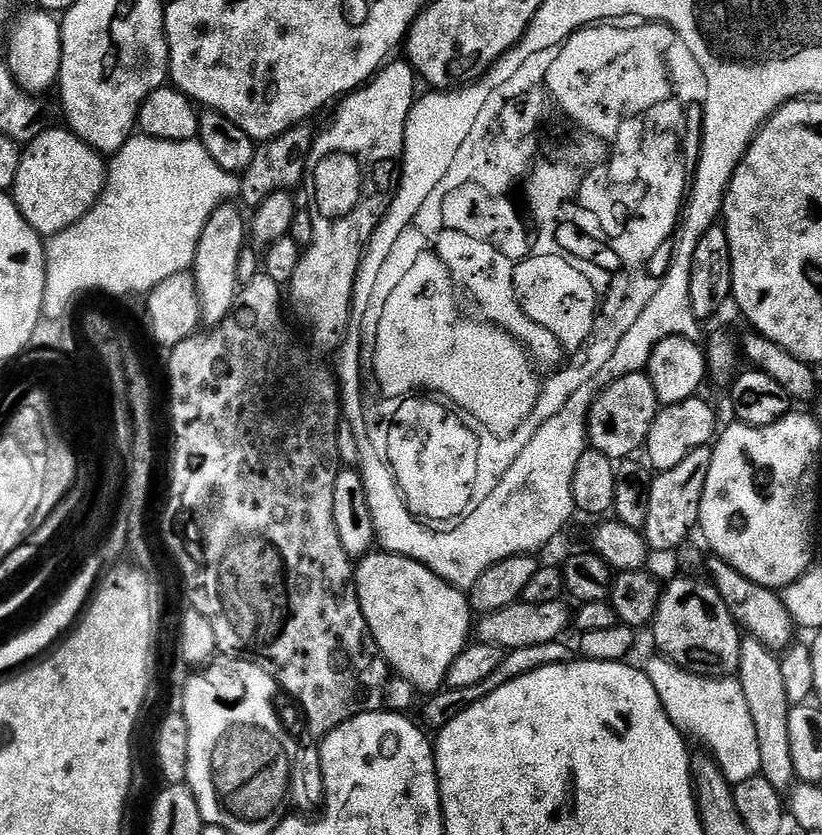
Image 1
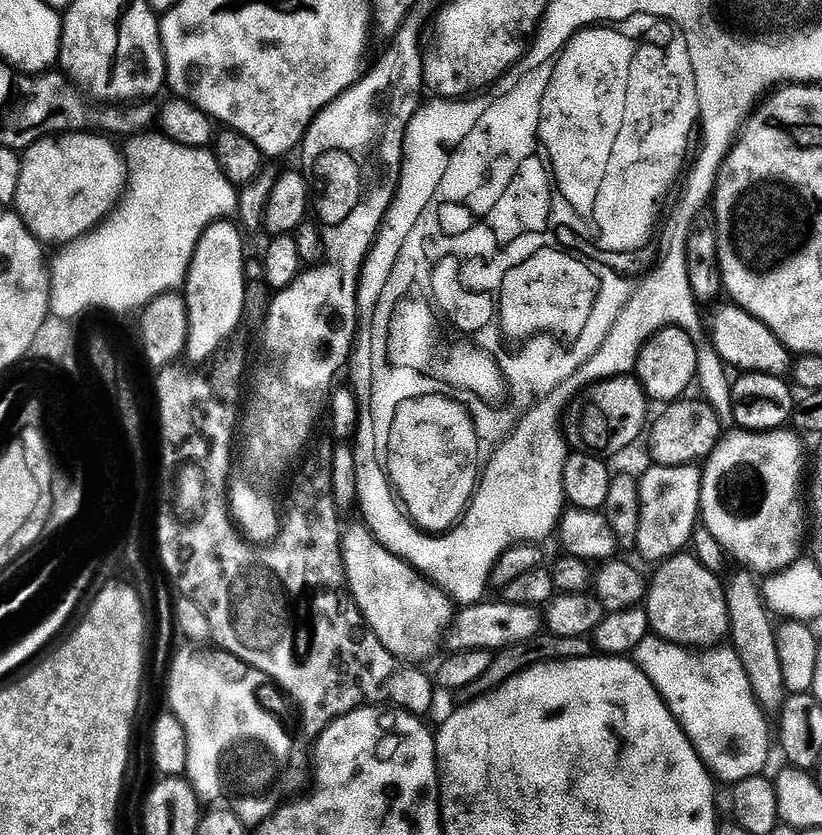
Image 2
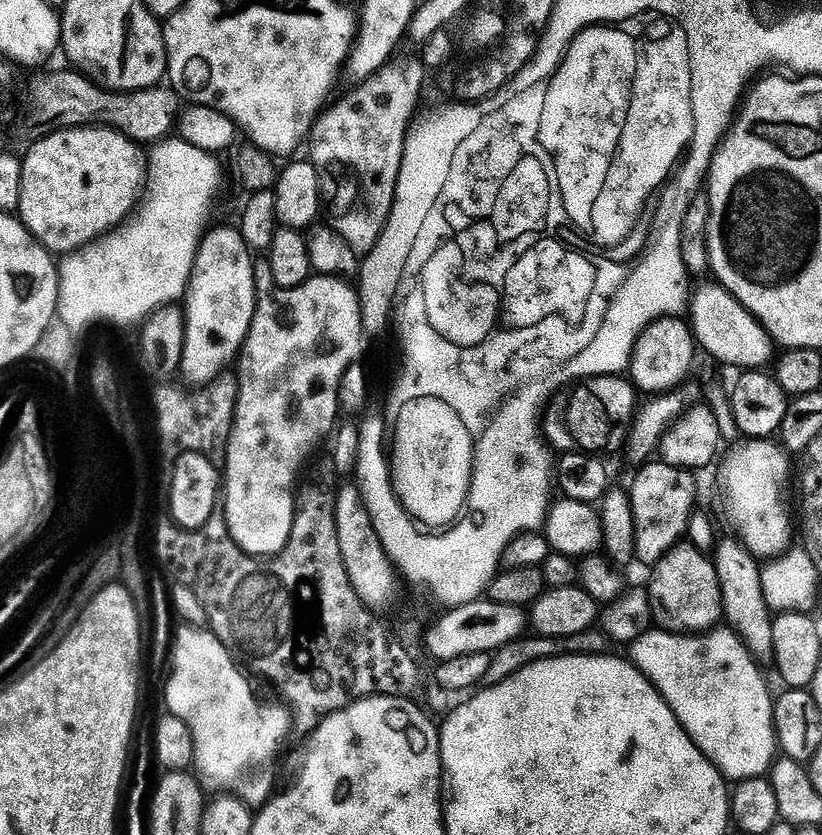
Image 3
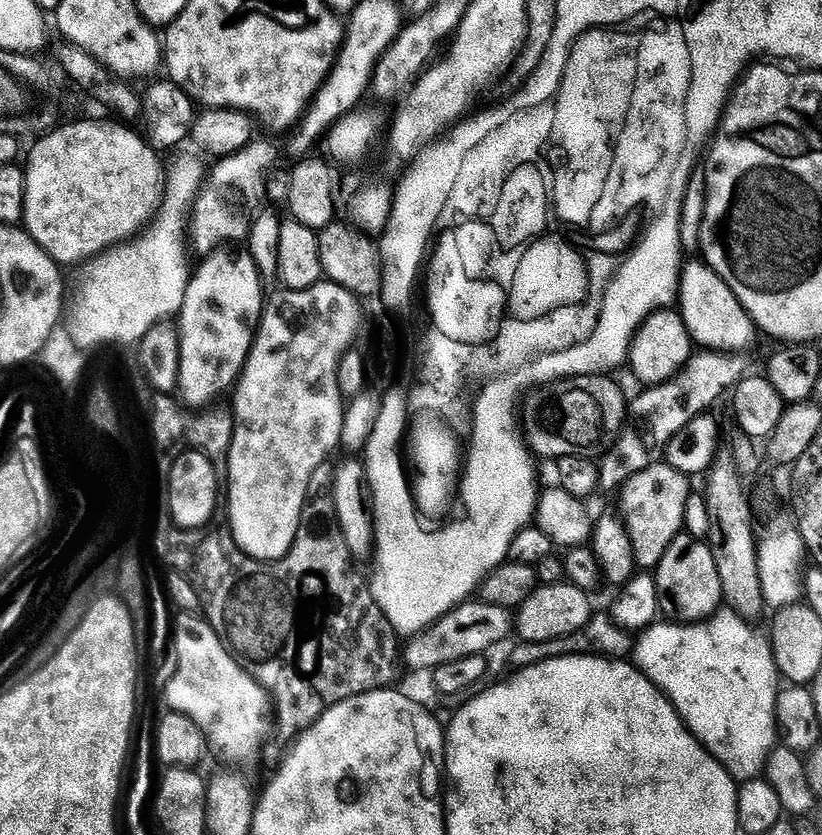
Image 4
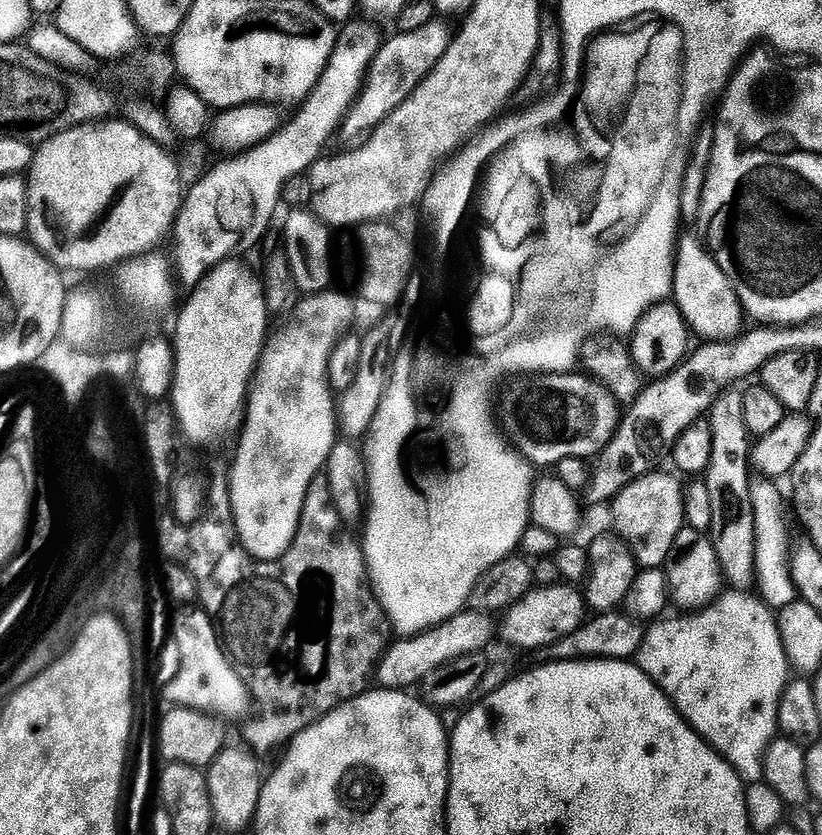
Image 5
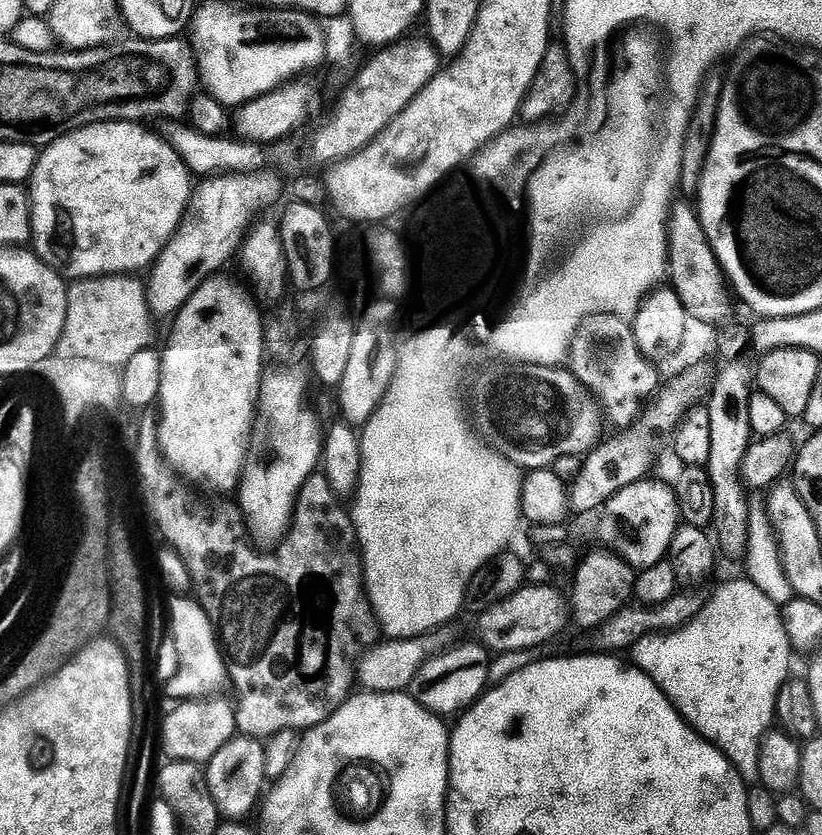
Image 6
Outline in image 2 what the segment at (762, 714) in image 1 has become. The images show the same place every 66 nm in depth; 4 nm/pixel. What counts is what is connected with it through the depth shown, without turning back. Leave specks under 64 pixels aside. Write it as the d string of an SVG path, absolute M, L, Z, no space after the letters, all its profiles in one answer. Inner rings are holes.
M740 570L740 573L737 574L736 577L733 578L732 581L727 581L726 584L726 602L728 603L728 631L730 633L730 644L731 647L736 651L738 654L738 658L742 662L742 666L746 670L746 678L750 680L750 686L754 690L754 698L760 704L760 707L764 709L765 713L768 714L776 714L779 713L780 709L784 706L784 701L788 699L789 692L787 690L787 686L784 685L783 678L782 678L782 663L779 662L779 654L778 654L778 646L776 645L777 642L777 629L772 626L773 617L770 615L770 611L767 605L764 602L764 593L762 591L761 585L758 583L756 584L757 577L753 575L751 571L748 570Z

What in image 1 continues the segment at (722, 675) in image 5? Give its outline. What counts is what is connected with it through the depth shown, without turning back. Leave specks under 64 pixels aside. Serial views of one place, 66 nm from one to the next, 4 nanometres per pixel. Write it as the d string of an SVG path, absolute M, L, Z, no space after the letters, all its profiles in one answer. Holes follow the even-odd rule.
M659 654L653 657L646 665L648 677L677 728L689 737L697 736L708 747L707 755L715 760L729 784L735 786L760 775L762 753L758 750L758 730L754 730L754 718L750 718L750 706L746 706L746 694L742 694L739 679L700 676Z

